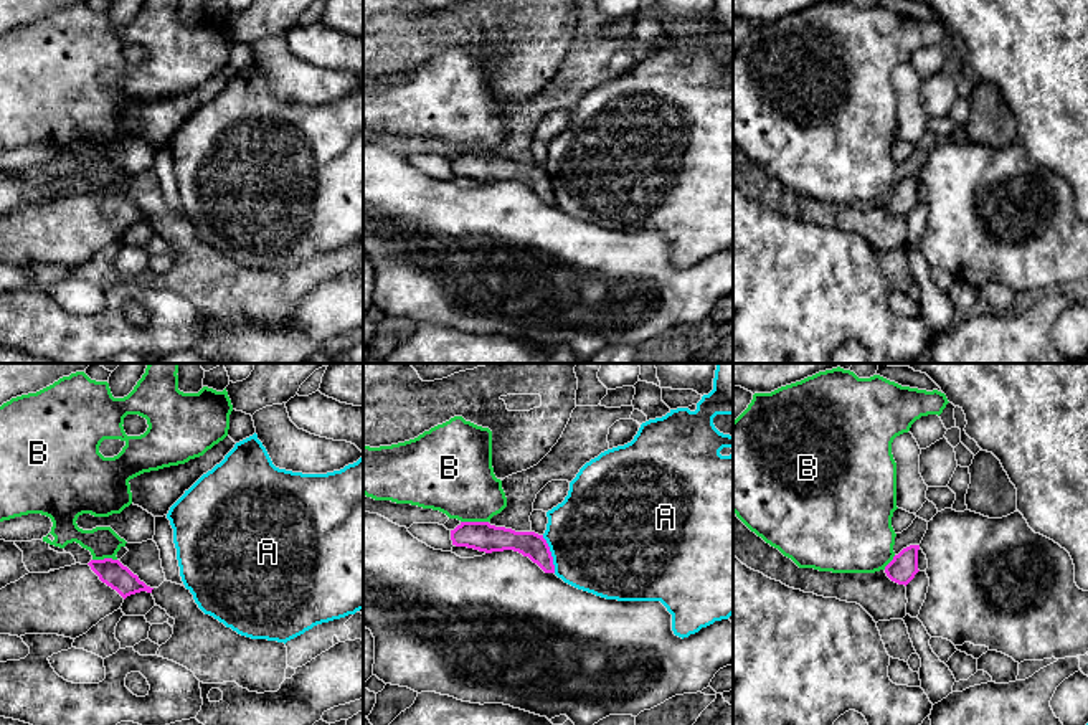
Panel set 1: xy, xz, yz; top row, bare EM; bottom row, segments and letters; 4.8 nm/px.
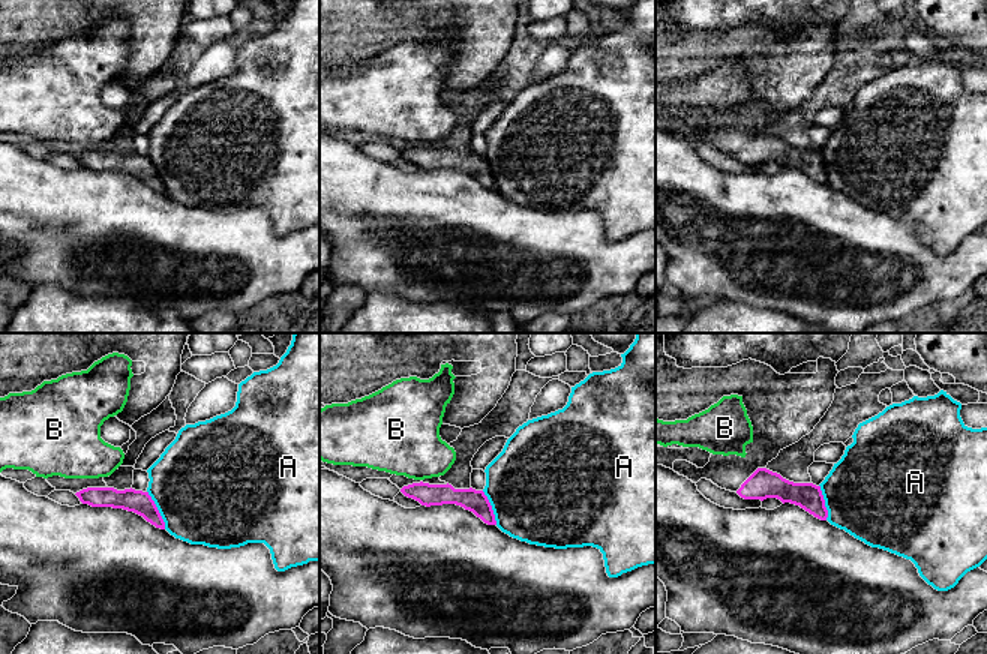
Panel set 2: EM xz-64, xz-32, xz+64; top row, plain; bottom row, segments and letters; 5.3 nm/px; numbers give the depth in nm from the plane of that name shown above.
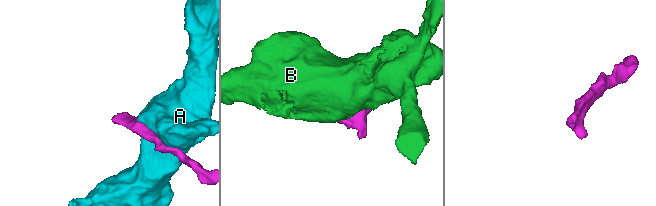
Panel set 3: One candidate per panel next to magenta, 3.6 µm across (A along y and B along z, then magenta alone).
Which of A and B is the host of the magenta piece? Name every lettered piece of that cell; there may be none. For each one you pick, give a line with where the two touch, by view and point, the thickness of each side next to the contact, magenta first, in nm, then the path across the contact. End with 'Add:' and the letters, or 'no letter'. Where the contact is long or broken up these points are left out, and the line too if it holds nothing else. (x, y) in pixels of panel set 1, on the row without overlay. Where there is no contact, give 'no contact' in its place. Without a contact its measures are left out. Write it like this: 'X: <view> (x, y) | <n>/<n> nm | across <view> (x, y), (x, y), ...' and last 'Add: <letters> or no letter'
Add: no letter

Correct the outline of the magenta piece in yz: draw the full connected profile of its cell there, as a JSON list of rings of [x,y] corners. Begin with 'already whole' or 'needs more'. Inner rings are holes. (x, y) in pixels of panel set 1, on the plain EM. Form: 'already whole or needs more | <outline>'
needs more | [[[733,142],[733,185],[748,198],[783,215],[860,235],[875,253],[906,246],[906,215],[918,200],[920,175],[903,178],[875,203],[832,203],[799,198],[778,178],[751,162]]]

